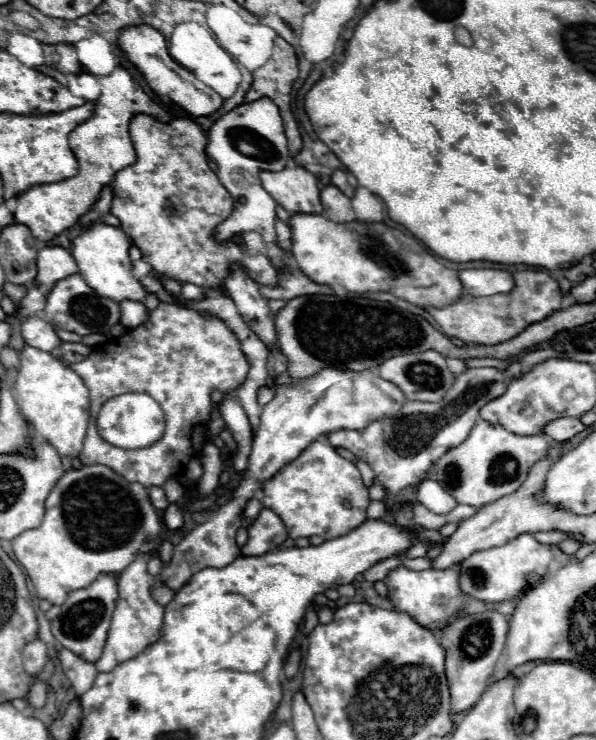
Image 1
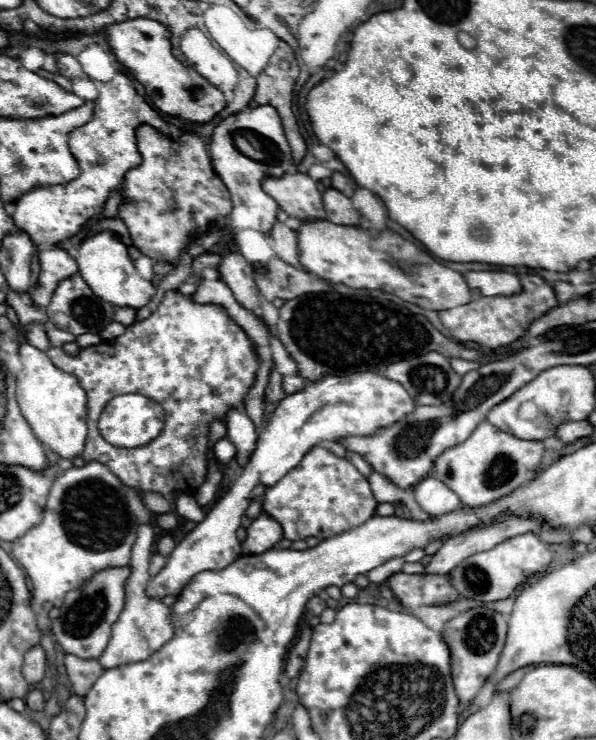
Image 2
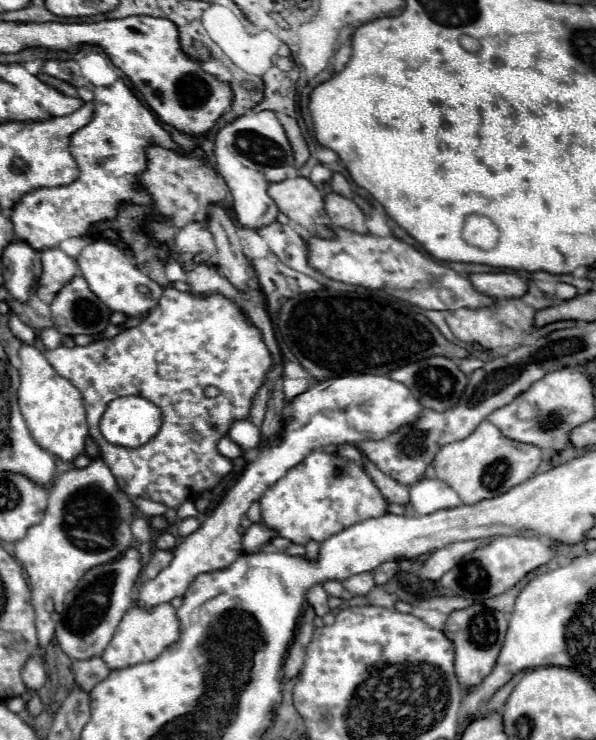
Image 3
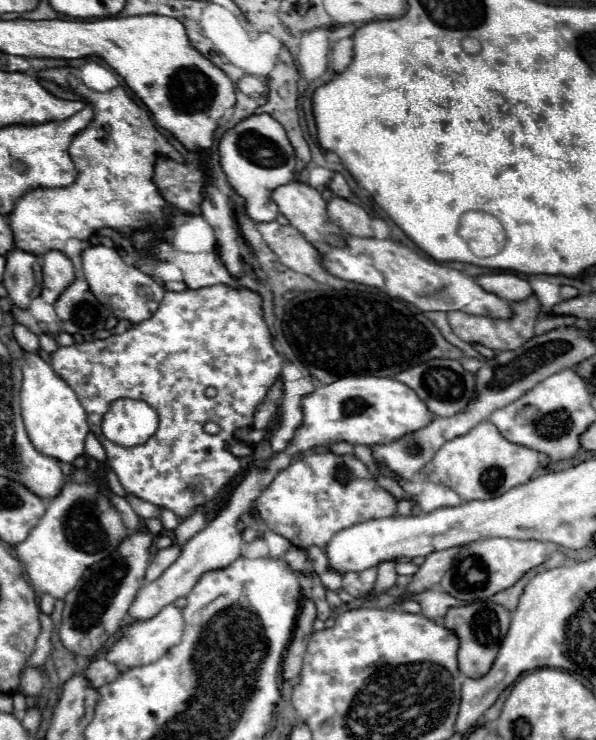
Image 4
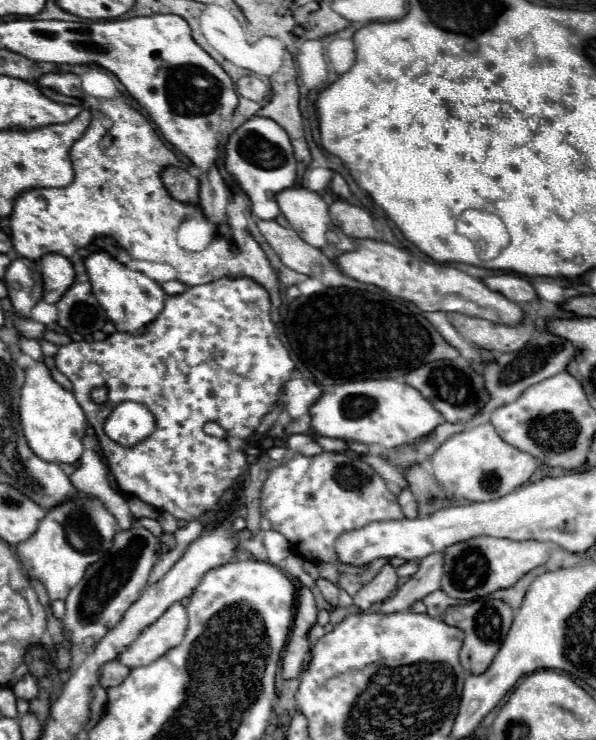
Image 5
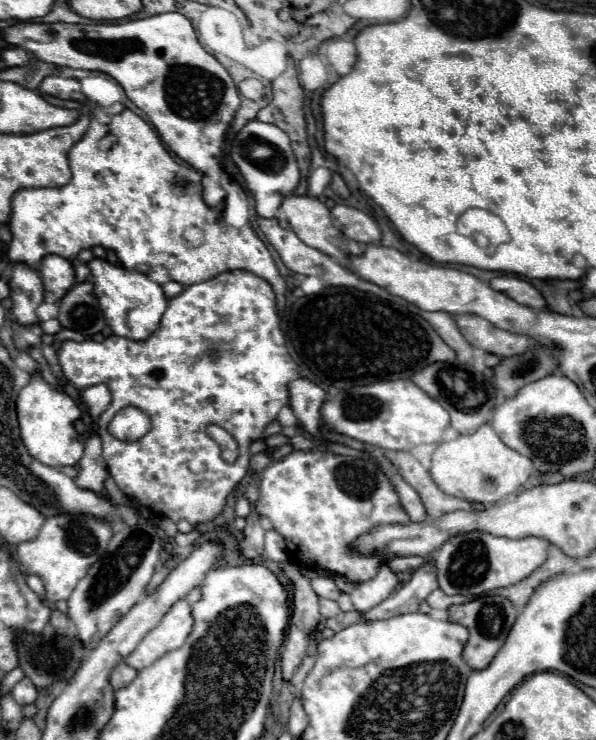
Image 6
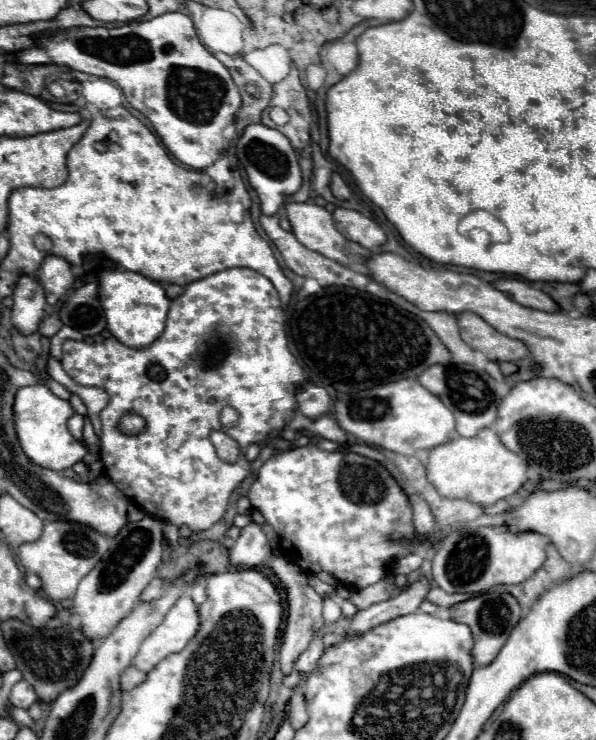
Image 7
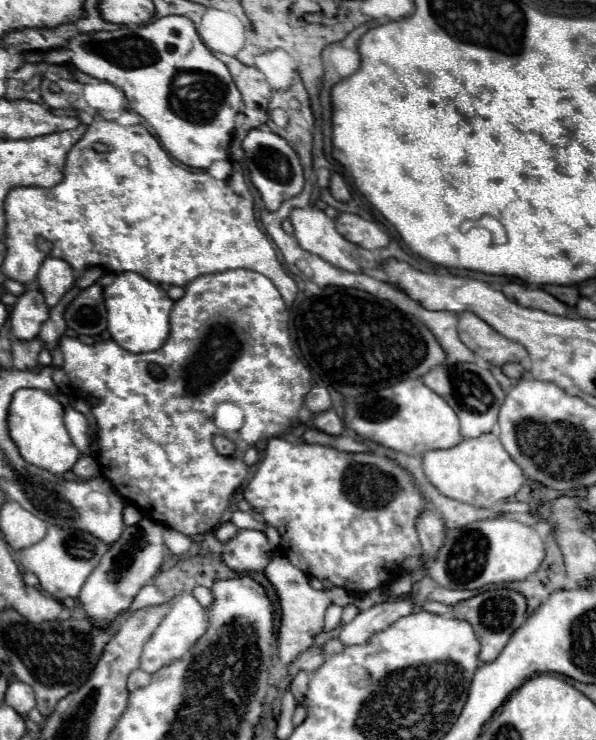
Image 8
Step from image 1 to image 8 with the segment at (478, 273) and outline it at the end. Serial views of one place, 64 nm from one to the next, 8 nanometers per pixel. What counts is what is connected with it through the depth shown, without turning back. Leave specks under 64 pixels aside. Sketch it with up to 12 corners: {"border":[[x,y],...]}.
{"border":[[510,282],[502,288],[508,300],[556,316],[570,308],[540,288]]}

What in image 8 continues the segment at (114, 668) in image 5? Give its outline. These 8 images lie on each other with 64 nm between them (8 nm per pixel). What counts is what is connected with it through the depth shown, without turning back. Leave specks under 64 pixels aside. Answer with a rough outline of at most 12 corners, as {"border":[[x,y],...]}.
{"border":[[134,670],[128,678],[130,690],[144,688],[152,676],[144,670]]}

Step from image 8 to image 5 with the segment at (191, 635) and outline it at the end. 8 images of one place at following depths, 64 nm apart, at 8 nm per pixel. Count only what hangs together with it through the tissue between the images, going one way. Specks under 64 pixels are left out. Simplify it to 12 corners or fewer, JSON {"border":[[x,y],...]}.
{"border":[[176,602],[118,656],[128,668],[148,666],[178,646],[186,606]]}

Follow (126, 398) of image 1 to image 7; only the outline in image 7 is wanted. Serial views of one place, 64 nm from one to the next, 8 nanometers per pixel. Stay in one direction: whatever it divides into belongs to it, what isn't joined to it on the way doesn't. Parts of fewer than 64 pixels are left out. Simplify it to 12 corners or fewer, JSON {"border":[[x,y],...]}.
{"border":[[136,414],[122,418],[120,428],[126,434],[144,430],[144,420]]}

